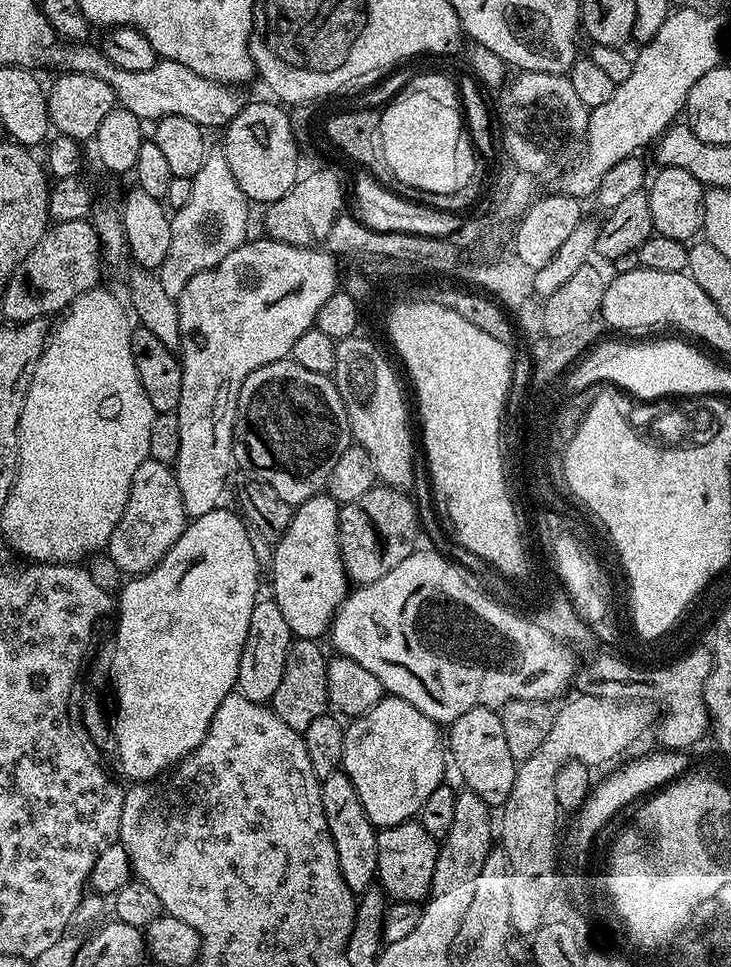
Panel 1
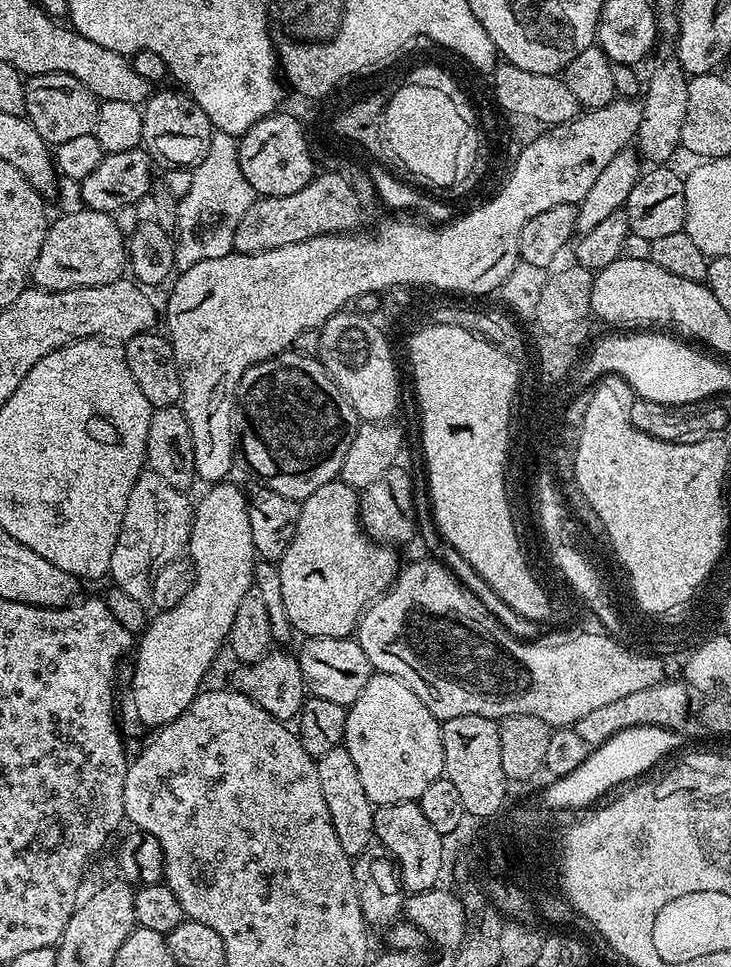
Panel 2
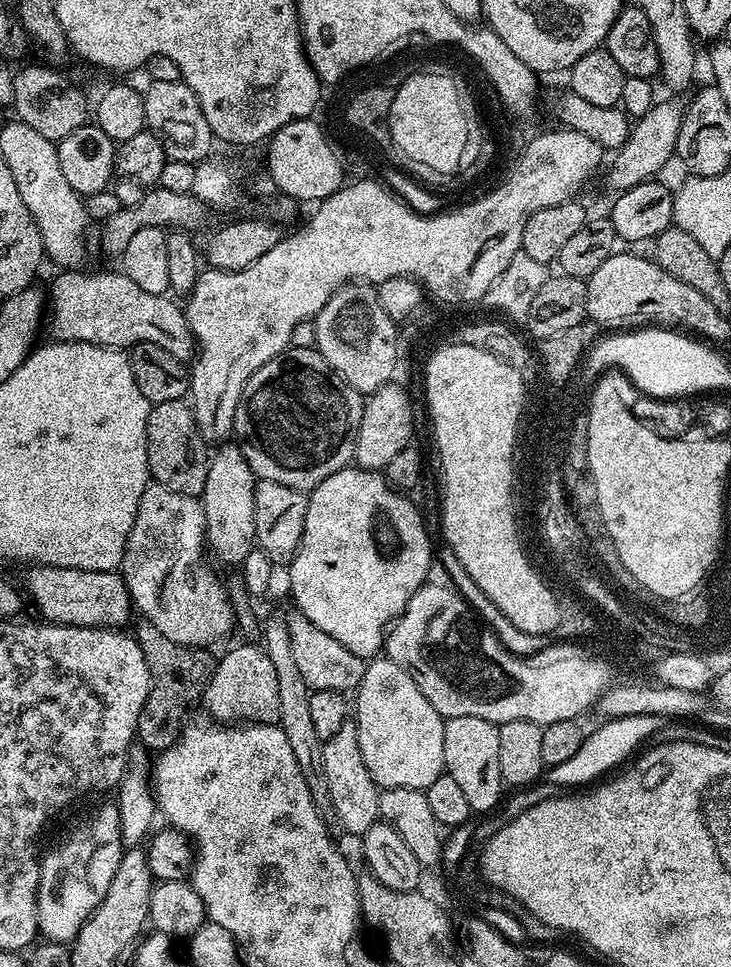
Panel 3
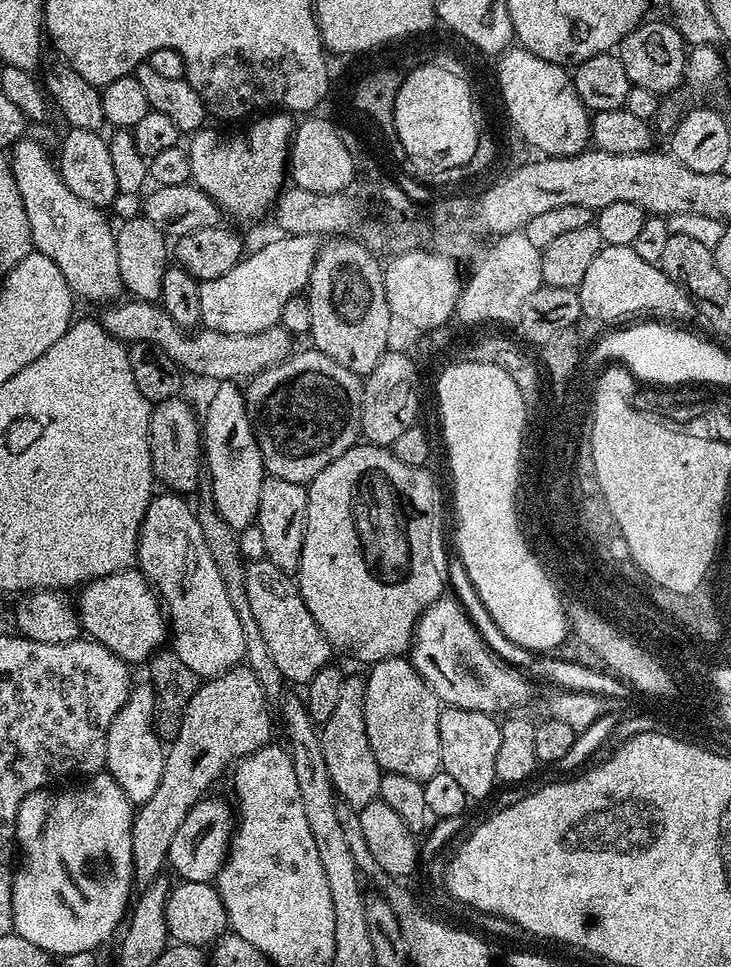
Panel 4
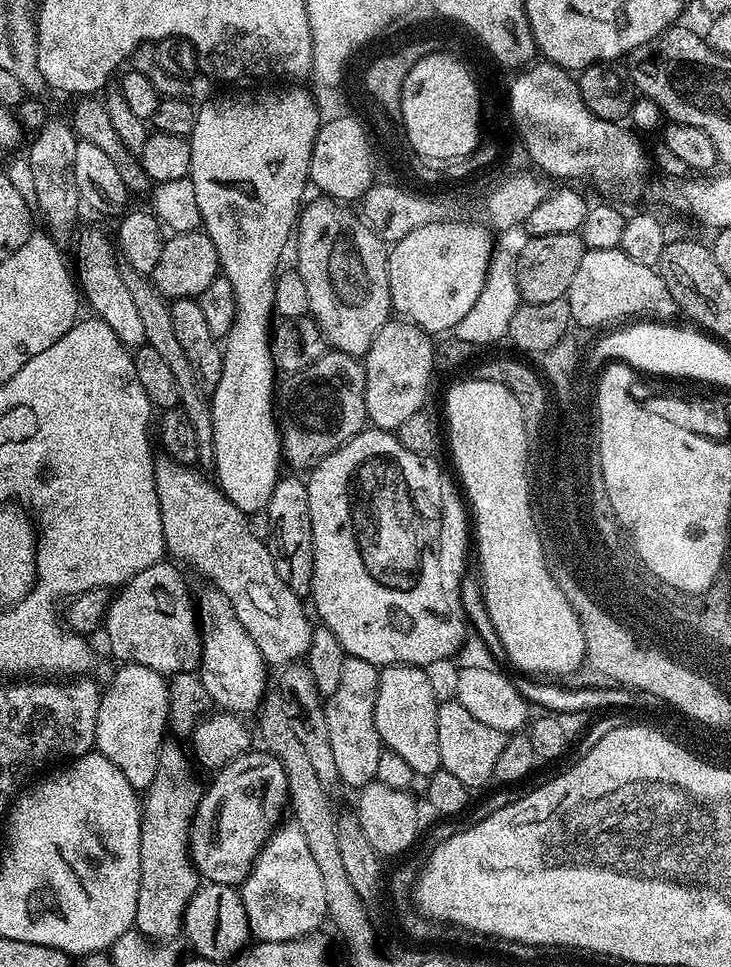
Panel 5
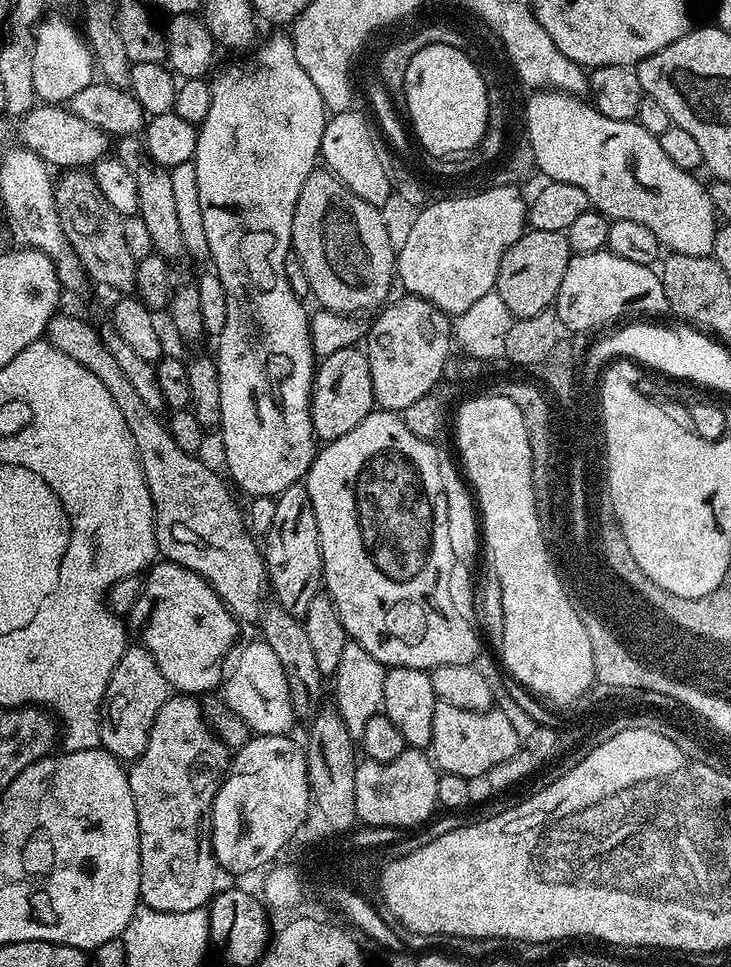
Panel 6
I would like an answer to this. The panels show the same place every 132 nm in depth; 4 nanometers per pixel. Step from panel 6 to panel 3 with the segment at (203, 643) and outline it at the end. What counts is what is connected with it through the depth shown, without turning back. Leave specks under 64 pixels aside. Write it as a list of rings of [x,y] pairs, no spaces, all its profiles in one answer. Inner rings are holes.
[[[49,564],[29,567],[24,584],[36,608],[50,624],[73,624],[79,628],[110,628],[120,630],[134,616],[134,605],[124,577],[119,571],[74,570],[55,568]]]

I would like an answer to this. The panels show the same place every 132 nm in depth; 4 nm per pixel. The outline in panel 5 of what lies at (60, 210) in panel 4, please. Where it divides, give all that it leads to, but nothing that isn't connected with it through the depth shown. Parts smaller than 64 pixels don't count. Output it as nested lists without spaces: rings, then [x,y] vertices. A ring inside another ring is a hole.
[[[92,228],[89,232],[84,232],[76,240],[76,268],[74,264],[74,272],[78,277],[78,288],[82,293],[83,299],[93,308],[95,315],[99,319],[106,322],[106,326],[110,326],[110,330],[114,330],[114,334],[129,349],[135,350],[144,344],[146,338],[146,330],[142,326],[142,317],[138,315],[138,306],[134,303],[134,297],[130,294],[130,290],[126,290],[126,282],[122,282],[120,277],[121,265],[116,264],[116,252],[113,243],[107,240],[102,233]]]

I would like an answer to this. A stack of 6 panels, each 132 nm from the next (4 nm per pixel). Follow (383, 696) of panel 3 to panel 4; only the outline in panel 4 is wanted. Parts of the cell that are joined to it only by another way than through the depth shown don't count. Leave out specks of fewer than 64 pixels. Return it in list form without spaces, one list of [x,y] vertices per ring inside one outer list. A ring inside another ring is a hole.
[[[407,655],[391,656],[380,660],[367,669],[366,679],[366,738],[370,738],[370,750],[384,772],[402,774],[421,782],[429,780],[435,772],[441,771],[440,747],[438,746],[438,722],[442,705],[430,686],[418,674]]]

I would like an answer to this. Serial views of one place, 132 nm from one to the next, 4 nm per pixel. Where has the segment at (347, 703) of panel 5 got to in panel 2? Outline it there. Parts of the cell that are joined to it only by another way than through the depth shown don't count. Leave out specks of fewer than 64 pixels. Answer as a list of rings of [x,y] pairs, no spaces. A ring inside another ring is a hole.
[[[344,747],[330,750],[330,754],[316,760],[318,782],[322,782],[322,798],[326,798],[326,810],[330,810],[330,822],[334,826],[334,834],[338,834],[338,842],[342,842],[342,850],[346,850],[349,858],[355,858],[362,852],[369,851],[374,837],[374,805],[366,798],[366,789],[362,787],[362,778],[358,778],[358,766],[354,766],[354,758],[350,758]]]

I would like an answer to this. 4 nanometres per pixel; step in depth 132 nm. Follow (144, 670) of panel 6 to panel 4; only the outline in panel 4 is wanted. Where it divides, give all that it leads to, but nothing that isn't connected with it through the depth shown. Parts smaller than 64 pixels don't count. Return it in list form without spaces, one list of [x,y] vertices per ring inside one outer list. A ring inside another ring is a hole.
[[[137,683],[128,693],[126,702],[122,710],[118,710],[114,722],[110,722],[110,730],[106,738],[106,771],[114,778],[114,782],[118,782],[118,786],[122,786],[126,798],[134,806],[145,804],[153,796],[154,790],[158,790],[158,782],[162,782],[166,748],[156,729],[152,727],[155,709],[156,695],[152,693],[151,687],[147,683]]]

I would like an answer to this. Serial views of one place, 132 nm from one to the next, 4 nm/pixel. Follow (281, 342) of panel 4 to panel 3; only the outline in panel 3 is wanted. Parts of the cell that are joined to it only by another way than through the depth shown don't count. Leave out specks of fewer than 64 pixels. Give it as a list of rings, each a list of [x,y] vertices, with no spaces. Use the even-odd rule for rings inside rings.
[[[64,270],[52,284],[50,307],[46,312],[46,328],[52,331],[51,339],[77,340],[87,344],[101,344],[104,348],[127,350],[138,342],[154,342],[154,346],[162,346],[166,354],[174,354],[174,358],[188,362],[193,359],[198,345],[188,328],[188,317],[185,309],[171,300],[171,295],[149,294],[142,290],[123,271],[116,272],[84,272],[85,270]]]

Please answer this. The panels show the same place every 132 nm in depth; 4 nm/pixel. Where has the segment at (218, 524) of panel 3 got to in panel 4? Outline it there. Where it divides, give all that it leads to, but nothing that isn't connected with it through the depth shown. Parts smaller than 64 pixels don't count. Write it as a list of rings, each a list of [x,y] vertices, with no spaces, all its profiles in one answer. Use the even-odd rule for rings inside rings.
[[[224,382],[219,385],[216,397],[202,412],[202,435],[204,438],[204,454],[206,457],[206,474],[212,479],[216,513],[234,530],[241,530],[255,524],[256,515],[260,512],[260,491],[266,479],[264,456],[260,452],[260,441],[257,429],[252,429],[253,417],[250,415],[246,396],[240,392],[235,383]]]

